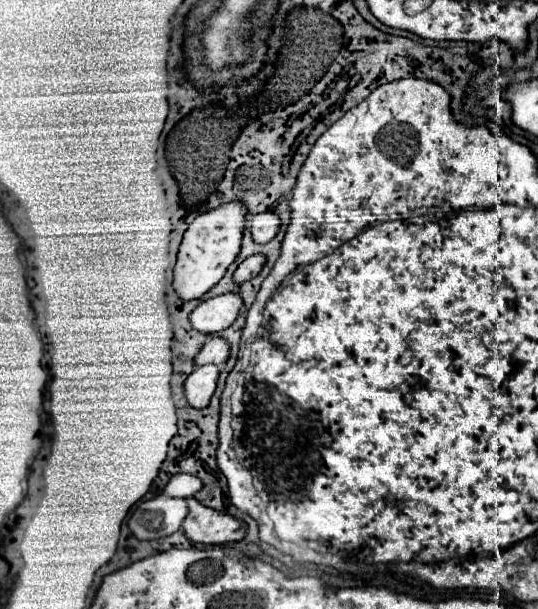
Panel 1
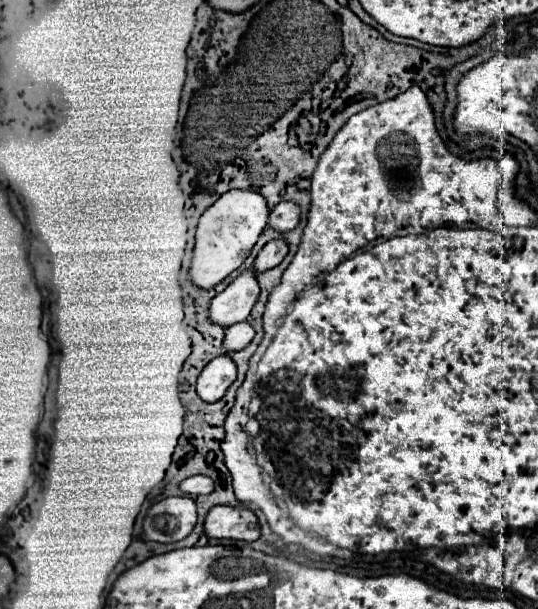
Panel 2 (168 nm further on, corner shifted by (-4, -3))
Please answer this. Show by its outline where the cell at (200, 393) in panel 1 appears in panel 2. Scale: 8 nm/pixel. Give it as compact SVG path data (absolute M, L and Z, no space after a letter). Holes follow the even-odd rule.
M218 356L204 366L202 374L198 376L196 392L204 402L218 402L234 380L236 380L236 366L232 358Z

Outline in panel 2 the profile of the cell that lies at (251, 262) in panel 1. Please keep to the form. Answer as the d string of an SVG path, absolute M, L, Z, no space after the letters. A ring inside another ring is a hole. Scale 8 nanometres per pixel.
M272 240L272 242L268 242L260 250L260 254L256 256L252 270L254 272L266 272L266 270L278 266L282 262L282 258L286 256L286 252L288 252L288 244L284 240Z

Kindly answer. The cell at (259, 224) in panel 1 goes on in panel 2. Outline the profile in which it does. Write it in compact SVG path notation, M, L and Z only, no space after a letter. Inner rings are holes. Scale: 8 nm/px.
M280 202L268 214L268 226L274 228L276 232L294 230L298 220L300 220L300 212L298 206L294 206L294 202Z

